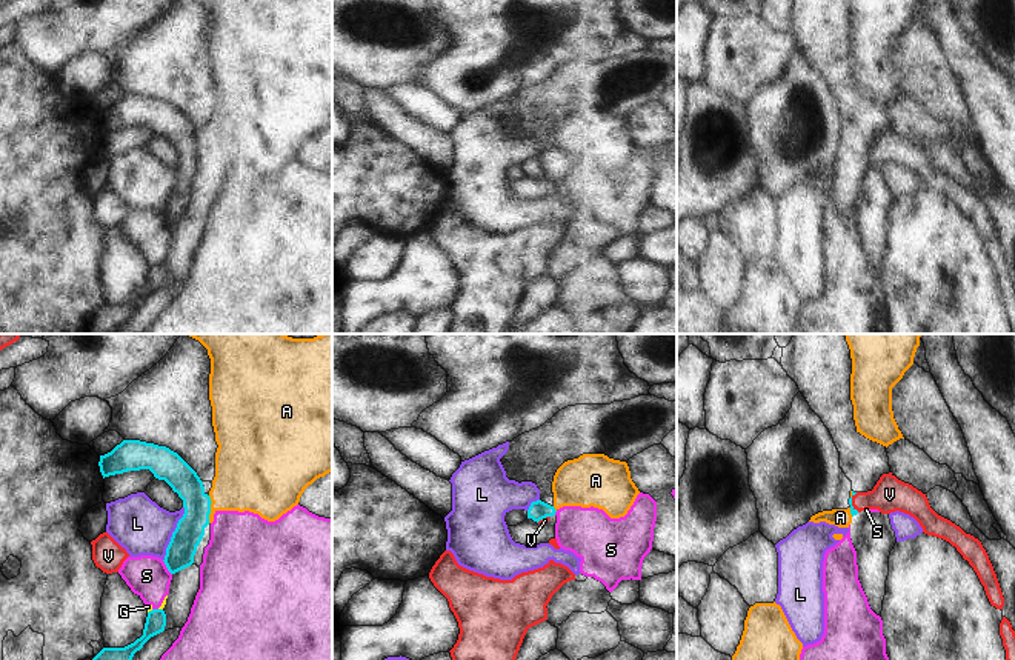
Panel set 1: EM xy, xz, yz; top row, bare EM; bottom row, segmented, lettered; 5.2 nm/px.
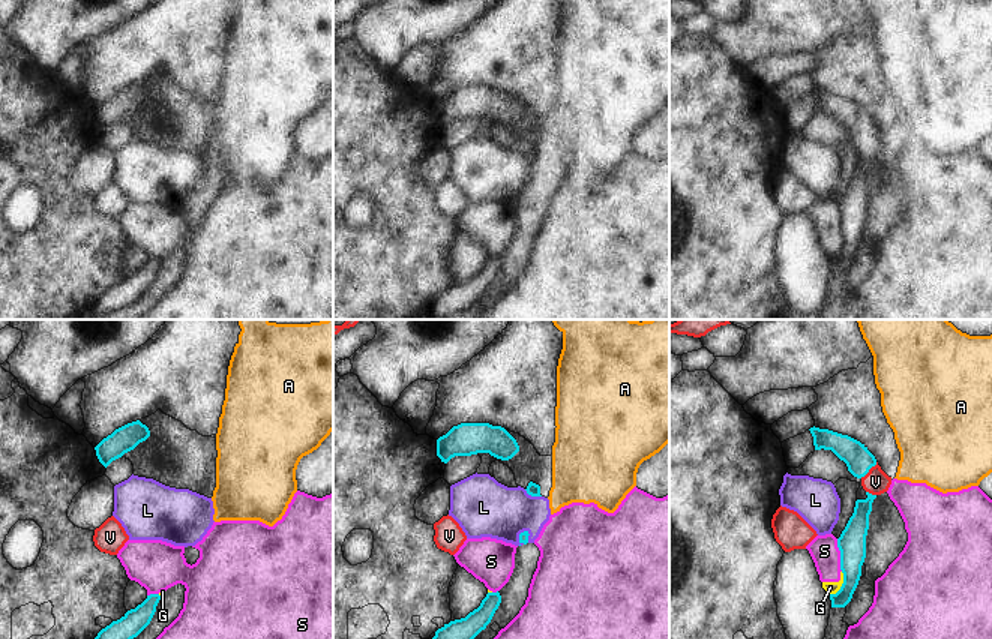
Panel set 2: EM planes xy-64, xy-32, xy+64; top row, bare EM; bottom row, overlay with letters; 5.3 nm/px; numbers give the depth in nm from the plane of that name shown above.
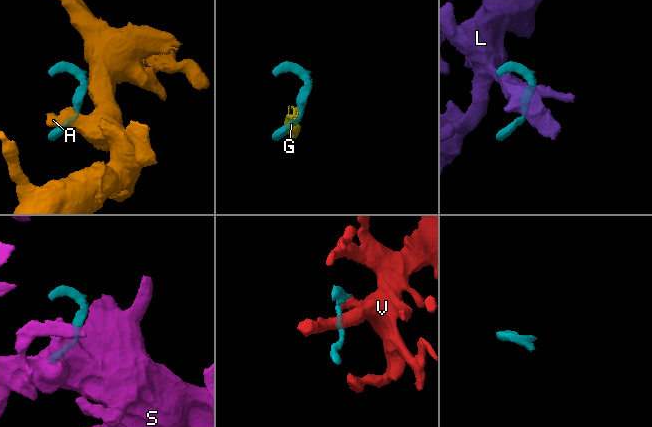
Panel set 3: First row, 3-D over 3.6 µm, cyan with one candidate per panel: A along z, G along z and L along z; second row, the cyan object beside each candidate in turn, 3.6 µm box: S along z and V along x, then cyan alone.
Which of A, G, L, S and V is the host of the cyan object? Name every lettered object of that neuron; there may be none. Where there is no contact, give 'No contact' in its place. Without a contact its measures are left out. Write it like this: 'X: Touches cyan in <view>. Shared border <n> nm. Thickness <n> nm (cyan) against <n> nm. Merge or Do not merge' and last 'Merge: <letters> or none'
A: Touches cyan in xy. Shared border 140 nm. Thickness 150 nm (cyan) against 340 nm. Do not merge
G: Touches cyan in xy. Shared border 40 nm. Thickness 110 nm (cyan) against 30 nm. Do not merge
L: Touches cyan in xy. Shared border 300 nm. Thickness 150 nm (cyan) against 280 nm. Do not merge
S: Touches cyan in xy. Shared border 90 nm. Thickness 150 nm (cyan) against 220 nm. Do not merge
V: Touches cyan in yz. Shared border 110 nm. Thickness 30 nm (cyan) against 180 nm. Merge
Merge: V.

